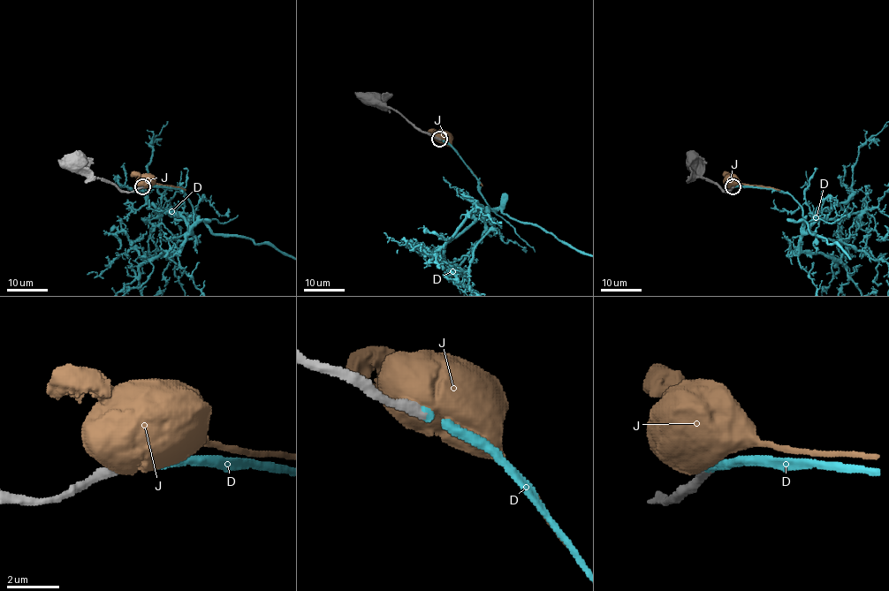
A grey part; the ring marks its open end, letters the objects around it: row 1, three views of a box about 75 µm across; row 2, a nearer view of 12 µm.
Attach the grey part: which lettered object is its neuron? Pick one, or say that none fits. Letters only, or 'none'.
D

